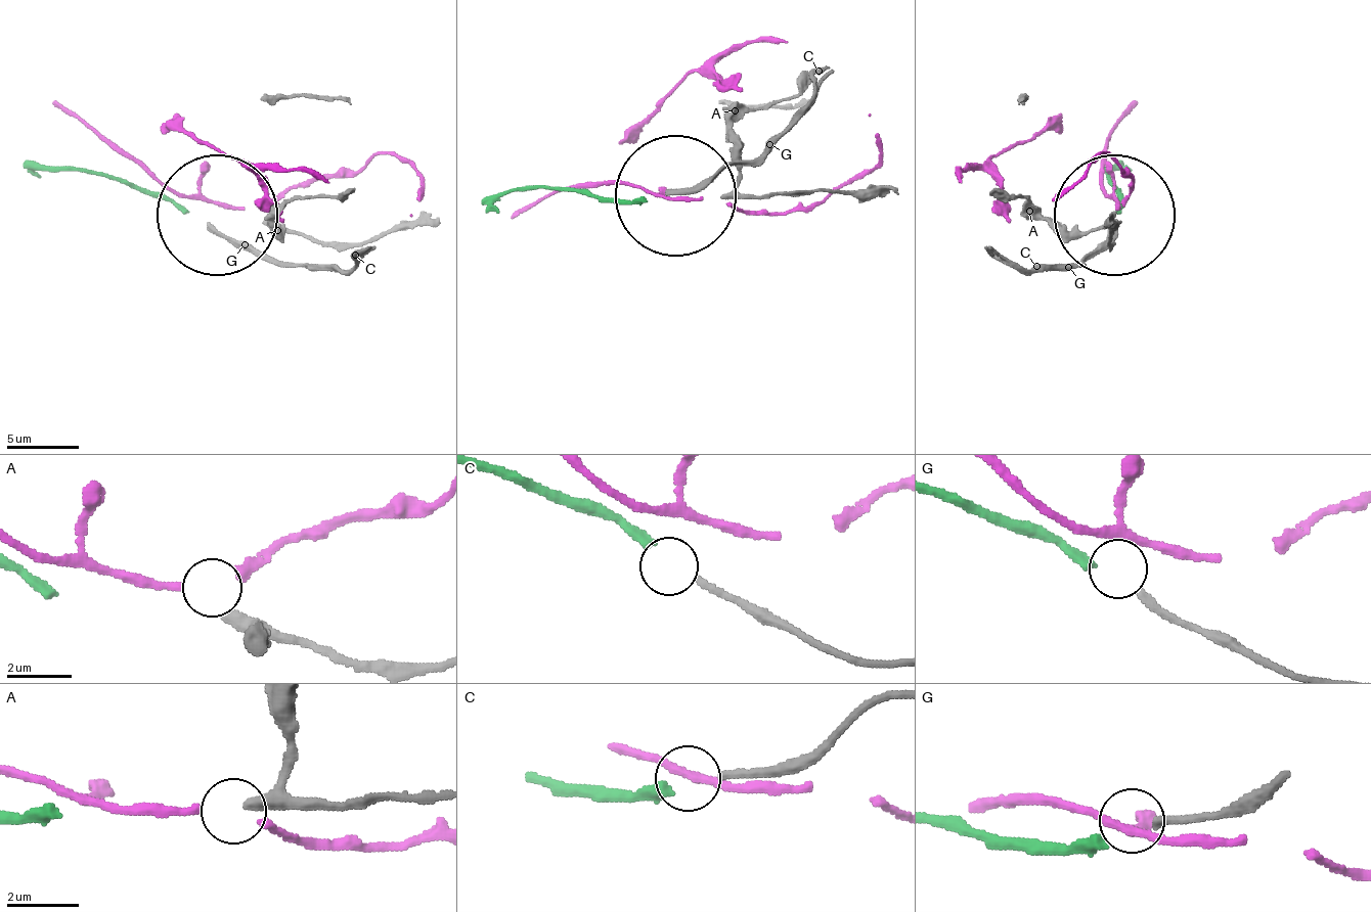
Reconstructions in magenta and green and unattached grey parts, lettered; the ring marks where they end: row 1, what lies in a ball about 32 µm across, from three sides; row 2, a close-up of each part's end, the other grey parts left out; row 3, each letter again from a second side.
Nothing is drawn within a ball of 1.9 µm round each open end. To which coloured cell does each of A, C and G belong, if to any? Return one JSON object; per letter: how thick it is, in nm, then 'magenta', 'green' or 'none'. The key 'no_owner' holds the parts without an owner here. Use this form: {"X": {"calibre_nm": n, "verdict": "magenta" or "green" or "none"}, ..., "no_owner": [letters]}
{"A": {"calibre_nm": 400, "verdict": "none"}, "C": {"calibre_nm": 220, "verdict": "green"}, "G": {"calibre_nm": 240, "verdict": "none"}, "no_owner": ["A", "G"]}

